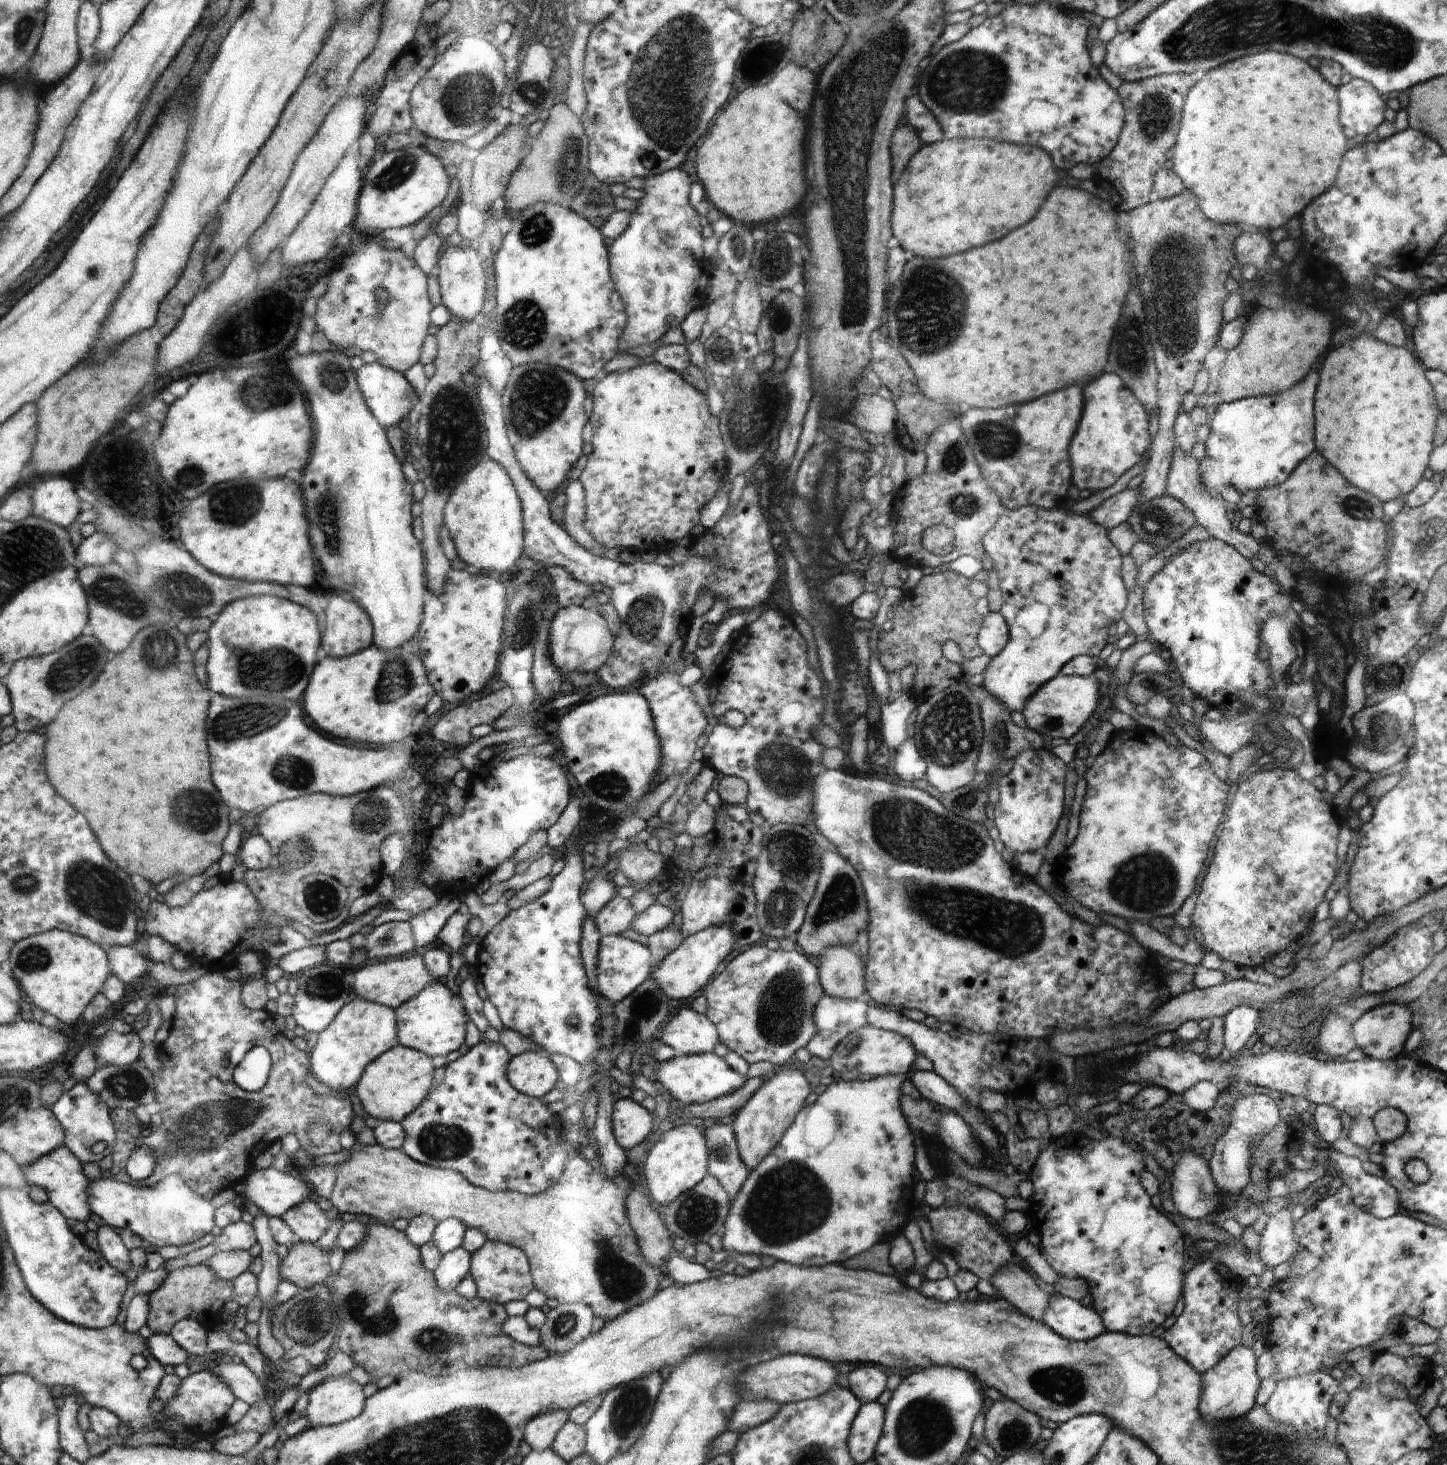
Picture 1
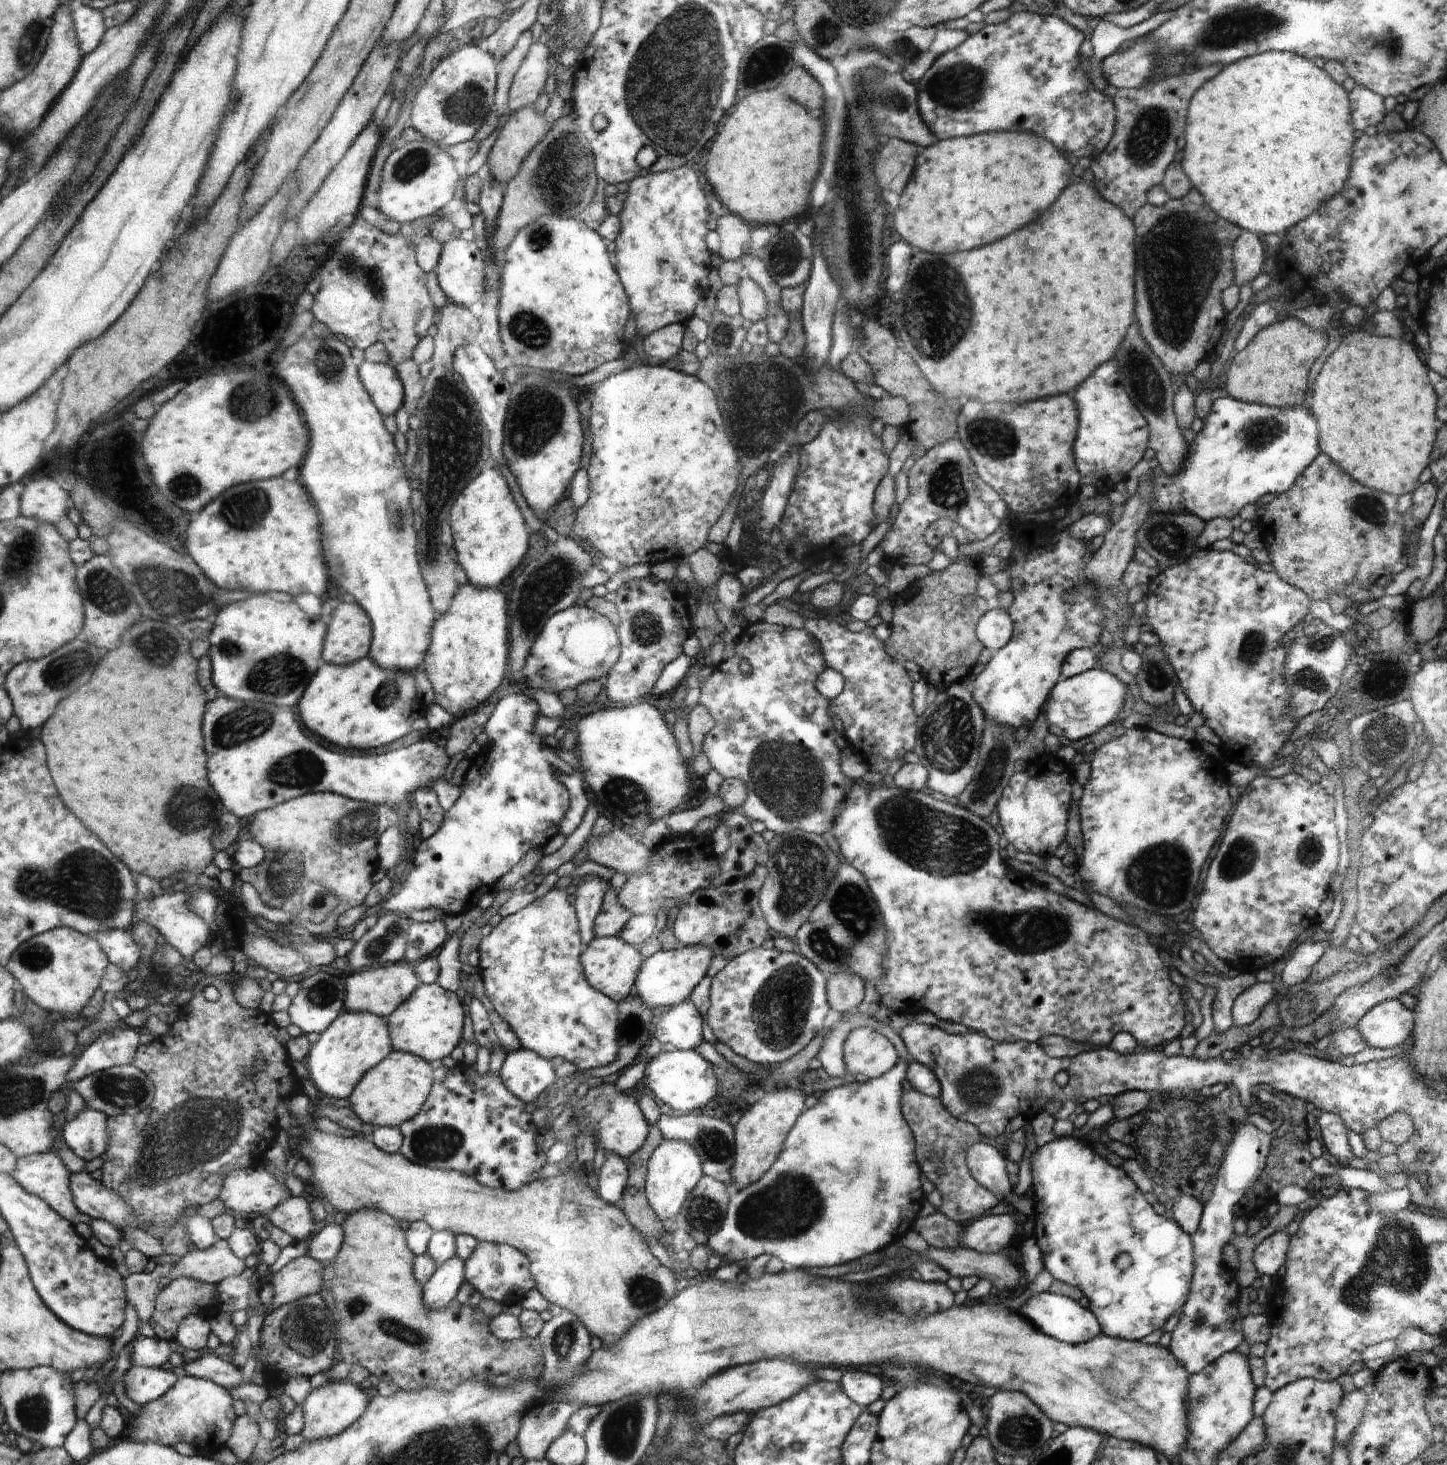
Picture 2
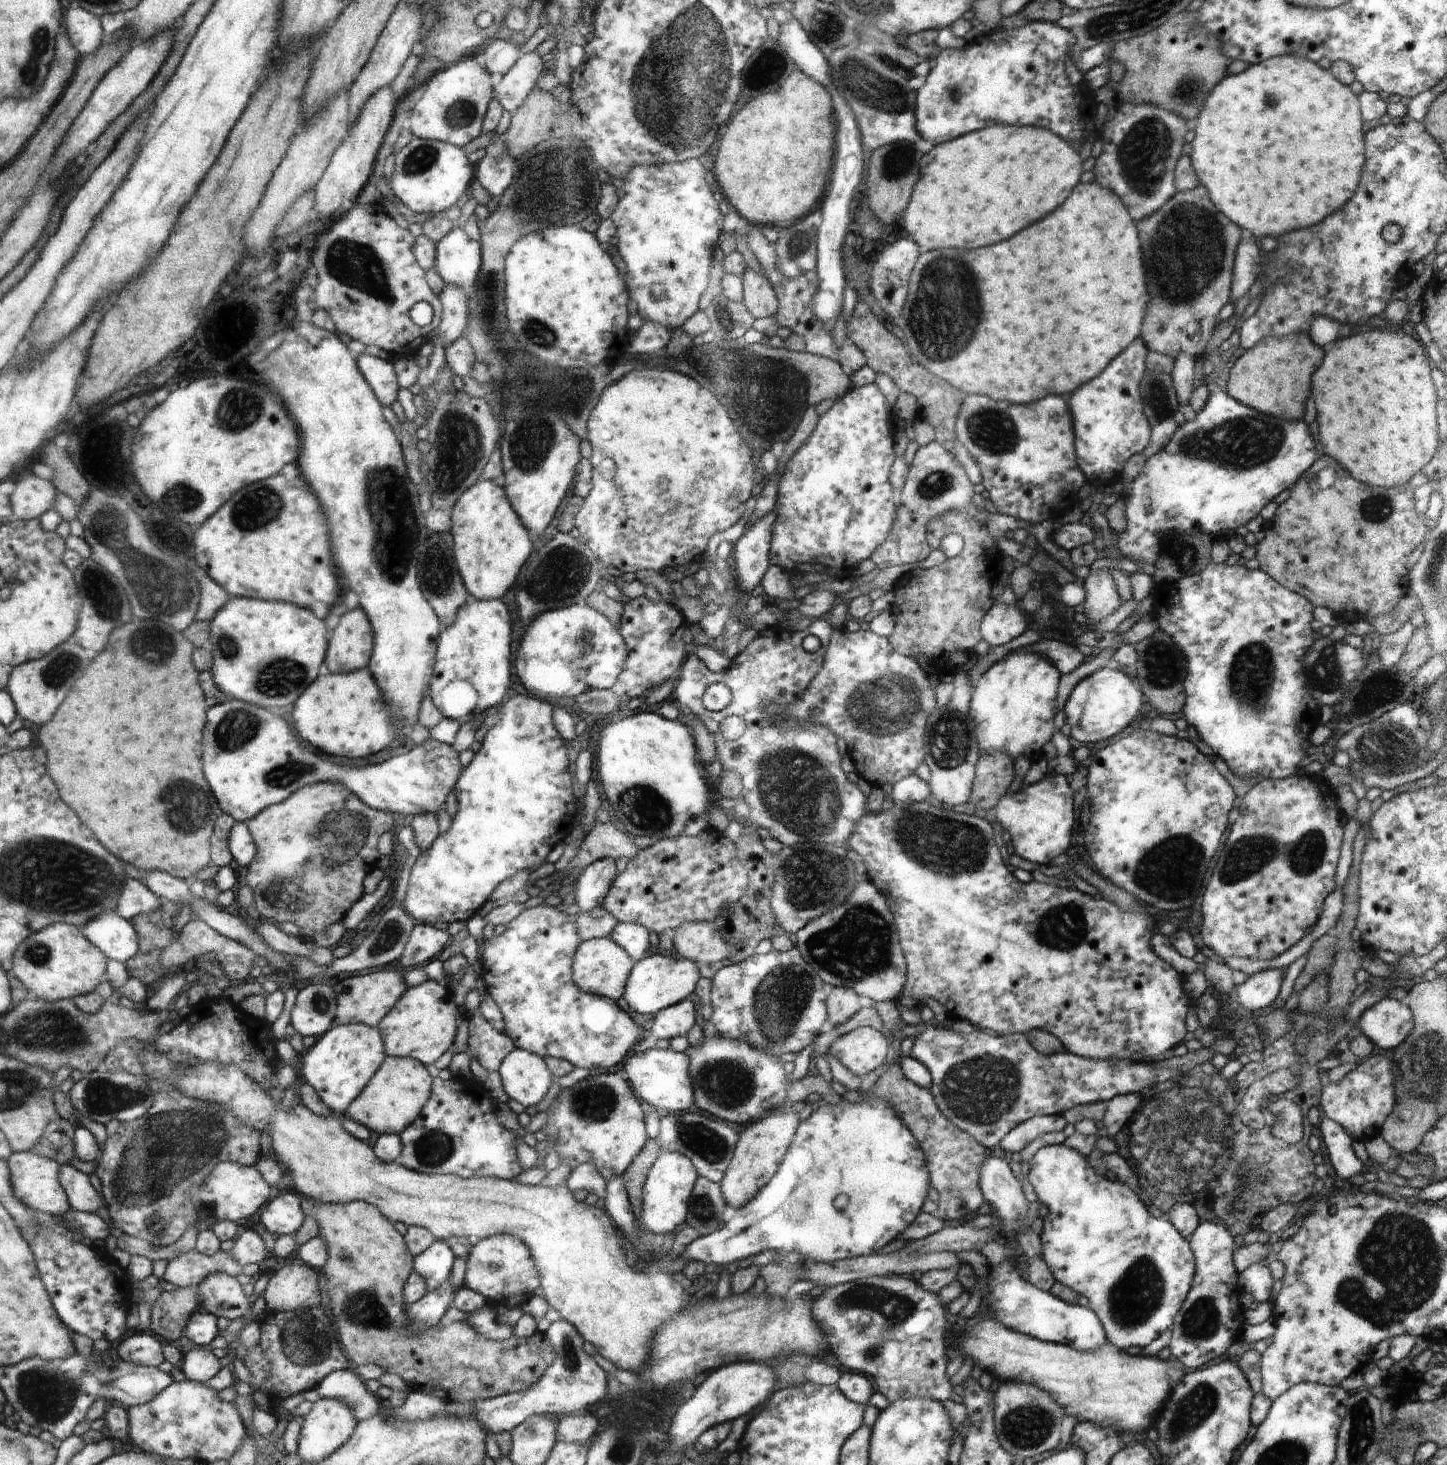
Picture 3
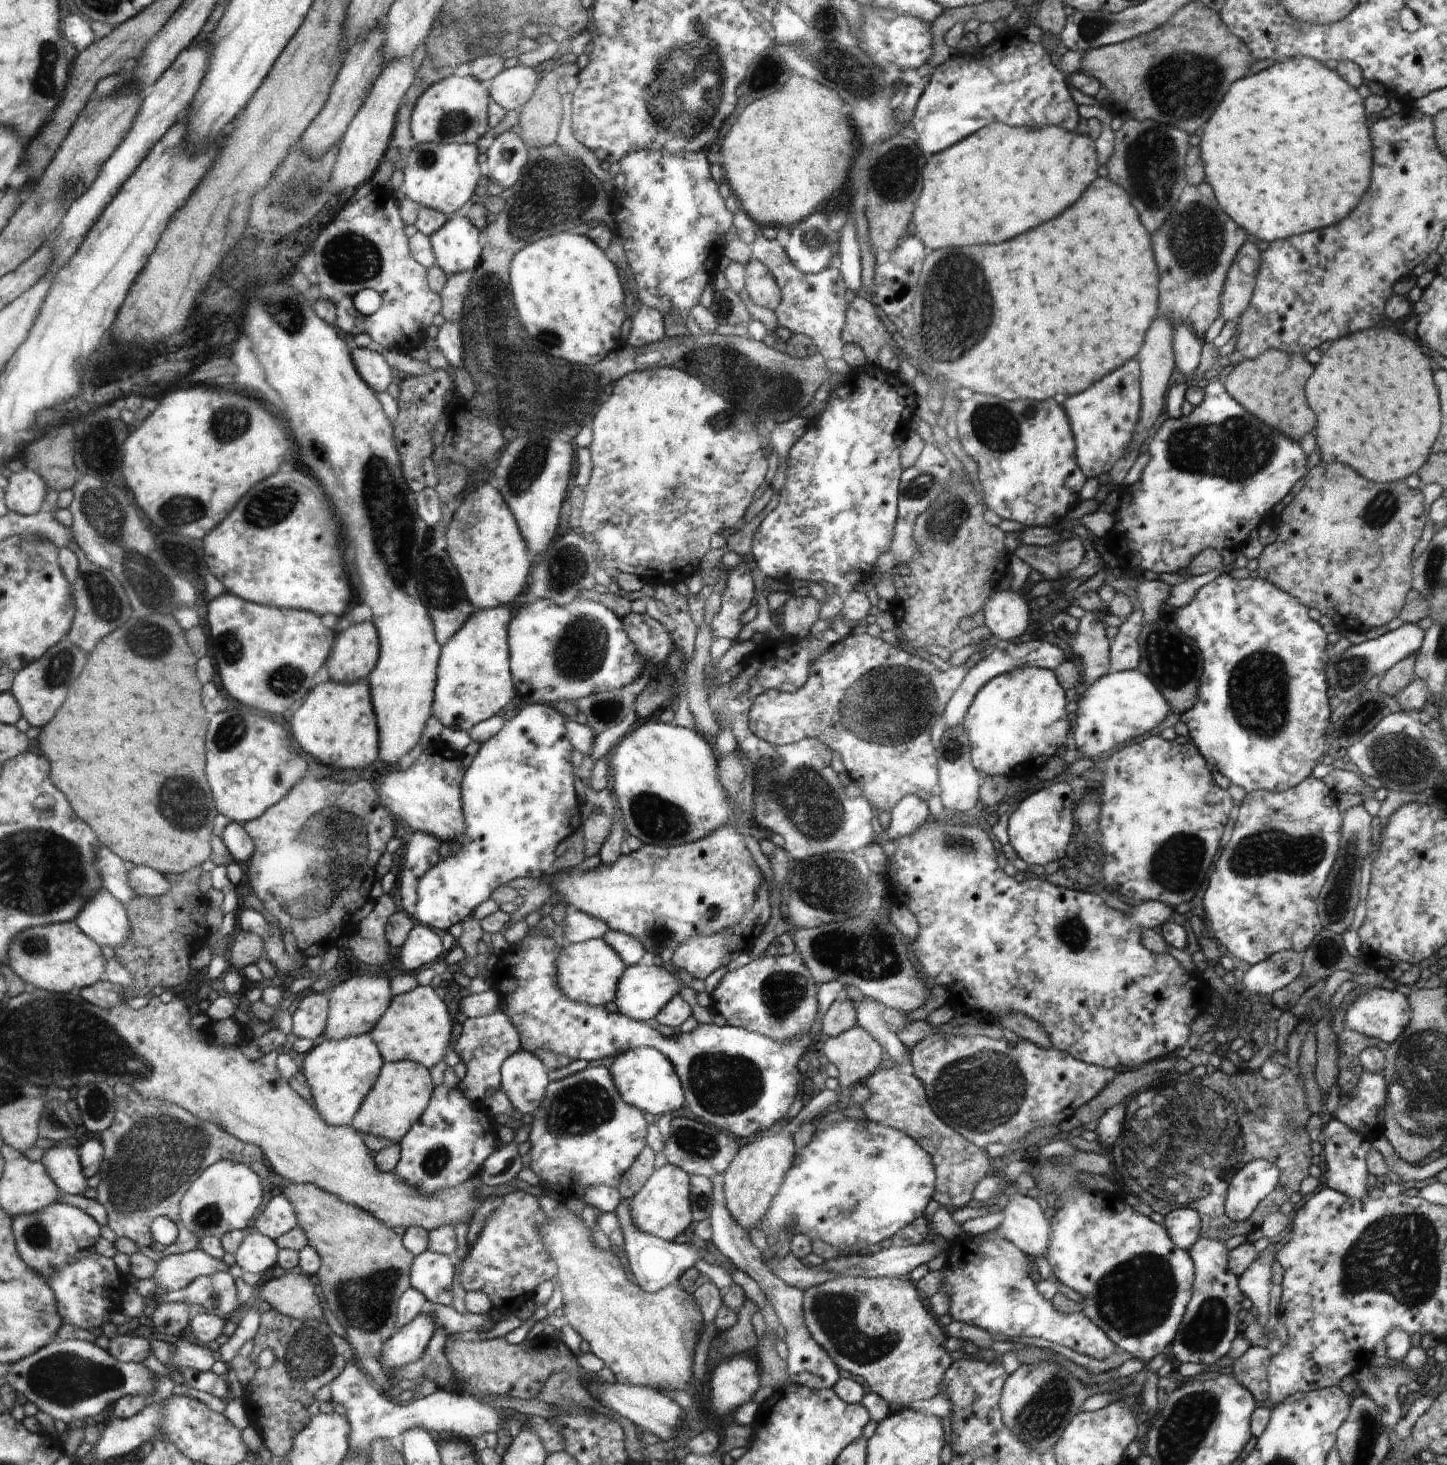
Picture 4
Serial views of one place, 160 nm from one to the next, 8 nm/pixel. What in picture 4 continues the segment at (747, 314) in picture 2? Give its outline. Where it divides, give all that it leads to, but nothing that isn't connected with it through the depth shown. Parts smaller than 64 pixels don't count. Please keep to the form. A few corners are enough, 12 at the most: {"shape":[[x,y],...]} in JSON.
{"shape":[[754,257],[744,267],[750,300],[774,311],[781,290]]}

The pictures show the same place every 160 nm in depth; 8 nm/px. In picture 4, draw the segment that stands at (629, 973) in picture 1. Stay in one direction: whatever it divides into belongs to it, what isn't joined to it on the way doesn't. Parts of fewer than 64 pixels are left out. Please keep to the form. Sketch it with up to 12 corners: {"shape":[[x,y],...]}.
{"shape":[[603,938],[569,943],[557,983],[571,1001],[617,998],[628,965]]}

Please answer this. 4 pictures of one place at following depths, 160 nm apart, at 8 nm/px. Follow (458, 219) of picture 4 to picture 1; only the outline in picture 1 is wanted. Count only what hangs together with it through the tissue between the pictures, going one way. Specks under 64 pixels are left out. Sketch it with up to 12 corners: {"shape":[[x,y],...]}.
{"shape":[[442,249],[435,275],[453,319],[472,321],[488,296],[478,250]]}

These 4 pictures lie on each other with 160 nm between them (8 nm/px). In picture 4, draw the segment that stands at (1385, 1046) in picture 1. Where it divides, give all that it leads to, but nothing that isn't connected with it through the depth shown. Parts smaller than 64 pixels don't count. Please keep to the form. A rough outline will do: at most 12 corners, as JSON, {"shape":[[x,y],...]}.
{"shape":[[1370,986],[1346,1026],[1392,1044],[1411,1019],[1407,996]]}

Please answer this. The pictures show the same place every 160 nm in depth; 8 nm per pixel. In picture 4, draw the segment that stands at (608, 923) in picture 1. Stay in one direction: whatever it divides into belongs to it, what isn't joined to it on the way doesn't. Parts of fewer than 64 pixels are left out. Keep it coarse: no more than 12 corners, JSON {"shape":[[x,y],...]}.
{"shape":[[580,911],[567,914],[567,943],[603,938],[610,929],[603,920]]}

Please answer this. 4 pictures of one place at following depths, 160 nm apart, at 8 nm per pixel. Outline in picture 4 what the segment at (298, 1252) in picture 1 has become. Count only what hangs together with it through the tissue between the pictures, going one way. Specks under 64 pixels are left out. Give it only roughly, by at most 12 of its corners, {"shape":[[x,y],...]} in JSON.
{"shape":[[302,1272],[257,1286],[283,1315],[322,1319],[314,1284]]}

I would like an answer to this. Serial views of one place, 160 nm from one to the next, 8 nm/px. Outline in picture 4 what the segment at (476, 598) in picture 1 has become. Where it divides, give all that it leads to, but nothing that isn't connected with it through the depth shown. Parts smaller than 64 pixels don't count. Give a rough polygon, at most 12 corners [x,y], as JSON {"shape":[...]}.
{"shape":[[503,607],[442,645],[433,713],[469,733],[516,696]]}

